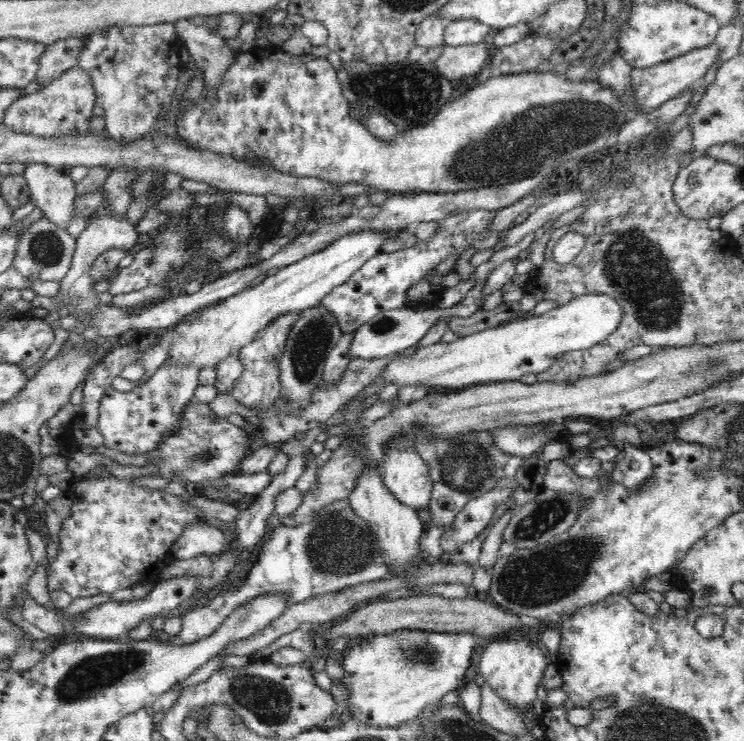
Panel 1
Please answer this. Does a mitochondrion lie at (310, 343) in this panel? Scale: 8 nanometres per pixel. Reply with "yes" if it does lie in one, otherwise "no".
yes

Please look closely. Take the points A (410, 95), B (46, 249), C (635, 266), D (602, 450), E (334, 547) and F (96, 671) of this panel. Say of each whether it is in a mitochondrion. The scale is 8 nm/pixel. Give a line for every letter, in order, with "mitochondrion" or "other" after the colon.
A: mitochondrion
B: mitochondrion
C: mitochondrion
D: other
E: mitochondrion
F: mitochondrion

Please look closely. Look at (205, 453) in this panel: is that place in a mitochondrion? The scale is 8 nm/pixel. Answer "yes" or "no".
yes

